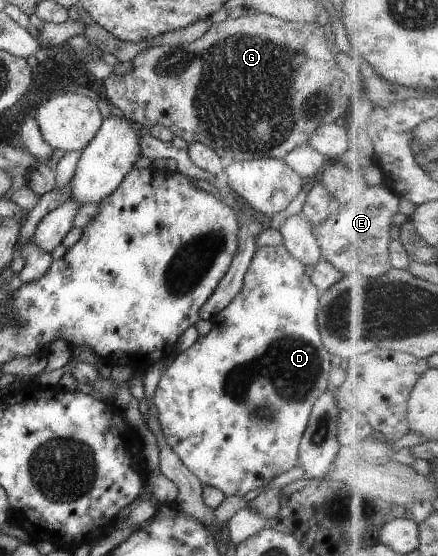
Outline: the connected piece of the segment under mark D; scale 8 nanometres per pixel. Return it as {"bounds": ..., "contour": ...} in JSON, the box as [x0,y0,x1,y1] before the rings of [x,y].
{"bounds":[153,244,337,497],"contour":[[[283,244],[278,246],[260,246],[255,250],[247,267],[241,287],[225,307],[210,317],[212,326],[205,335],[197,339],[175,357],[163,371],[155,387],[153,405],[158,413],[158,424],[165,441],[181,463],[205,485],[219,489],[225,496],[239,495],[242,497],[251,489],[261,487],[272,478],[287,471],[296,465],[298,456],[298,443],[305,429],[313,402],[322,391],[328,387],[336,377],[337,364],[331,359],[330,353],[322,346],[318,325],[316,322],[316,309],[318,306],[319,290],[310,282],[310,277],[305,275],[304,265],[289,255]]]}

